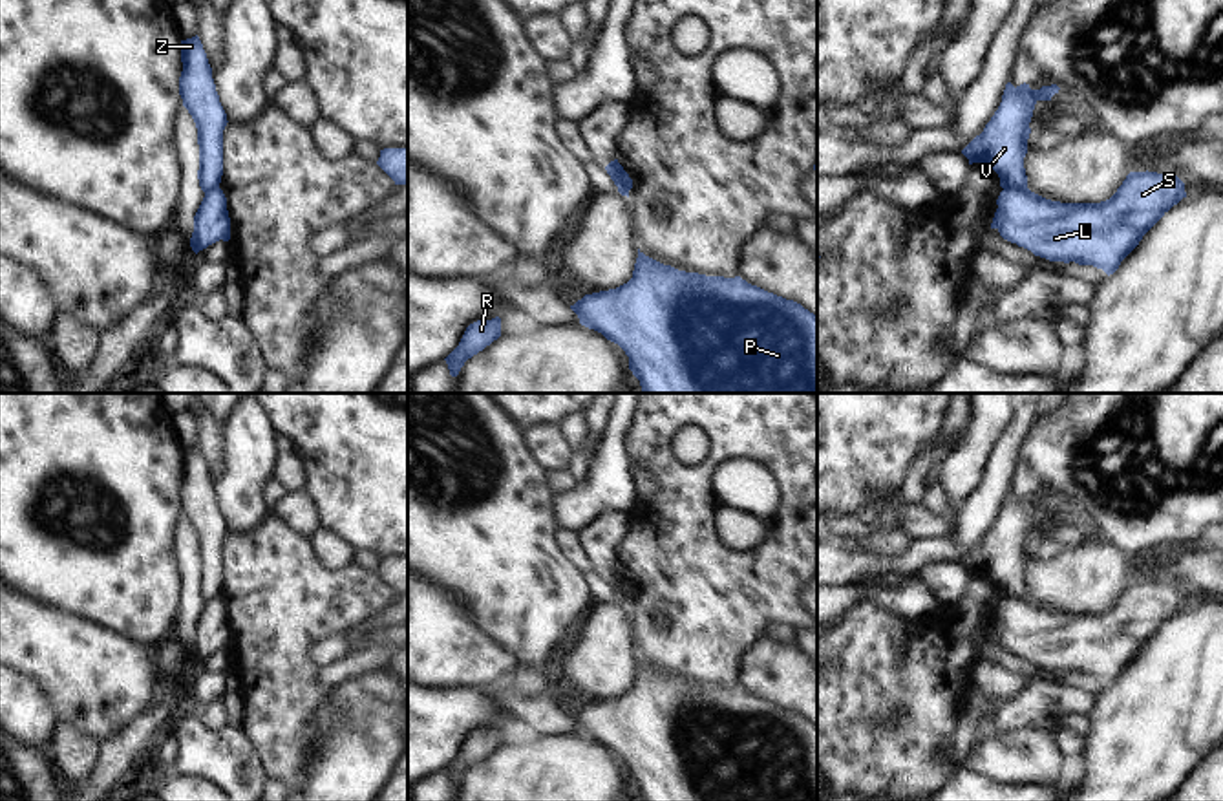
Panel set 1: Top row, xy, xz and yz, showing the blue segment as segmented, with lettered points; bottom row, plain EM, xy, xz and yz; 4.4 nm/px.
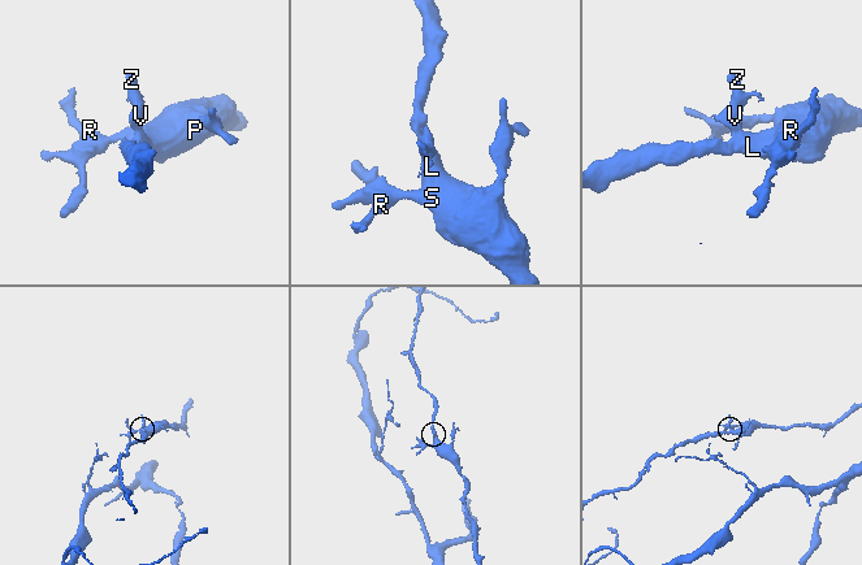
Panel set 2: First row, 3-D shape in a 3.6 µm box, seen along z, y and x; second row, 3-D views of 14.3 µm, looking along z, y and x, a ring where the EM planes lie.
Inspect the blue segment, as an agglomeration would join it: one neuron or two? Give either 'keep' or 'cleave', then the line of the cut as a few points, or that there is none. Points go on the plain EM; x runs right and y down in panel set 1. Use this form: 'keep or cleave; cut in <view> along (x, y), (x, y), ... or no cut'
cleave; cut in yz along (1026, 595), (1004, 598)

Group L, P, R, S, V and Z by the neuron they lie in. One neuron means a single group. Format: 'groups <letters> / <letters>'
groups L P R S / V Z

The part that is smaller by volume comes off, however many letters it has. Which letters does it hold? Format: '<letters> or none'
V, Z

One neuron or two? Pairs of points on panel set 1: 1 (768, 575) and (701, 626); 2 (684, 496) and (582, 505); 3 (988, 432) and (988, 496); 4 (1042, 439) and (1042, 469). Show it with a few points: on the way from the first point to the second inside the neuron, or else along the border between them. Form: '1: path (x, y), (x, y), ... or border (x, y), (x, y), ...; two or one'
1: path (752, 589), (730, 597), (717, 609); one
2: border (635, 503), (629, 509); two
3: border (1006, 427), (991, 452), (980, 485), (964, 501); two
4: path (1042, 447), (1042, 461); one

